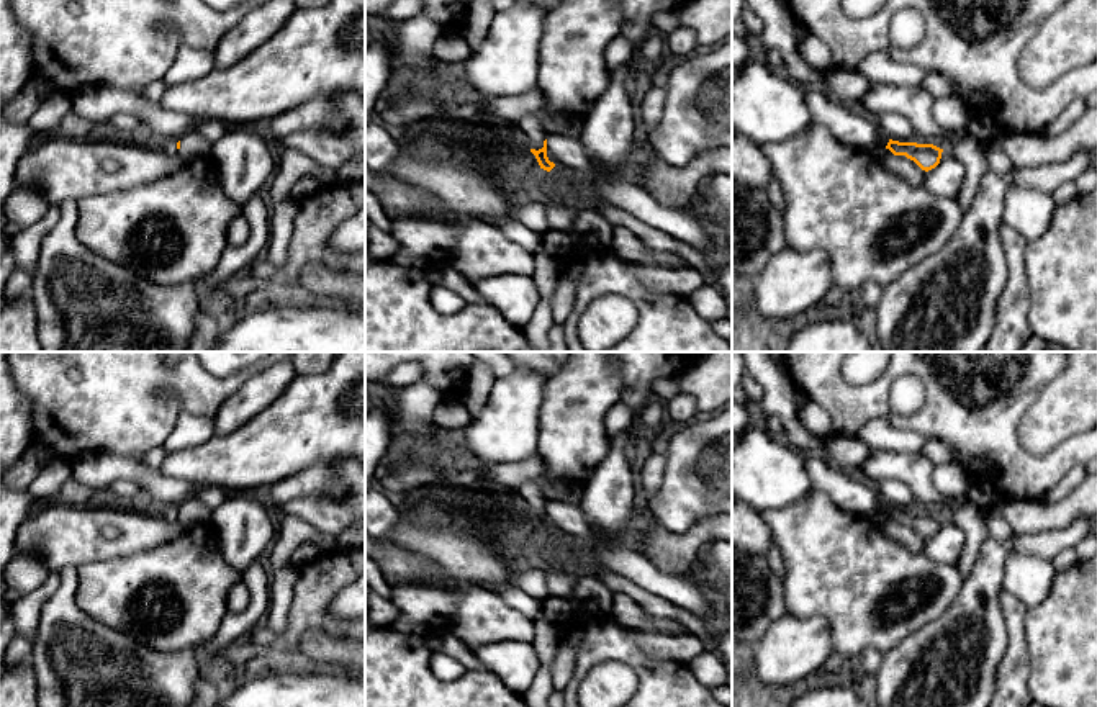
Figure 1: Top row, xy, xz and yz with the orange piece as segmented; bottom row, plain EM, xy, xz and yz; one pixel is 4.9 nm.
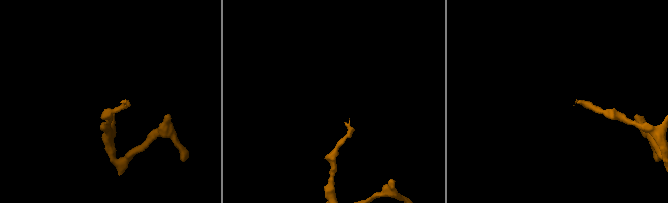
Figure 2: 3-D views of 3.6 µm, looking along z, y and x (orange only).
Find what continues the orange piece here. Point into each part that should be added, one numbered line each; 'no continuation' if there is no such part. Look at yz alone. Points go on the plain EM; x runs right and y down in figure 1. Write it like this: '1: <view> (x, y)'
1: yz (880, 517)

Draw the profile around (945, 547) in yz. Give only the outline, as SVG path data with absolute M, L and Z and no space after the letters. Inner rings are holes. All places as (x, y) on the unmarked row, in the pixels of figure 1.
M948 517L941 519L940 530L925 538L923 555L933 561L956 566L964 548L964 532Z

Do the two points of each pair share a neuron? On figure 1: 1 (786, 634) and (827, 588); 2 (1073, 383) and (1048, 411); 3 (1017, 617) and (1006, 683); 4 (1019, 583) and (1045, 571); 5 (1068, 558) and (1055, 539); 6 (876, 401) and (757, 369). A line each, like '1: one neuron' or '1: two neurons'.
1: two neurons
2: one neuron
3: one neuron
4: one neuron
5: two neurons
6: two neurons

